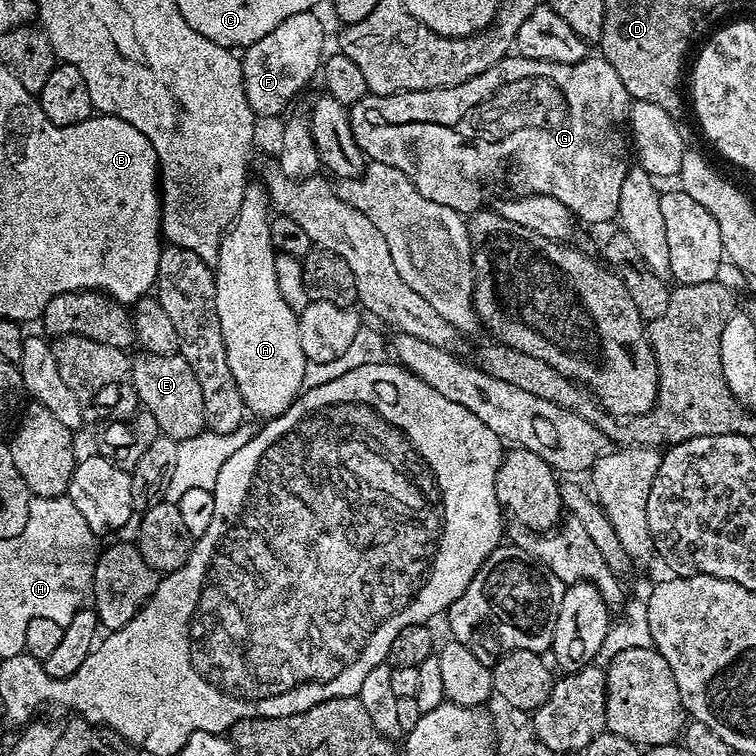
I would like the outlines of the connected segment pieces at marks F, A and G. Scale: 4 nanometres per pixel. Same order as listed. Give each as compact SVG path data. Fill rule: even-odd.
M315 11L294 14L290 18L286 18L286 22L274 26L274 30L270 30L270 34L266 34L266 38L258 38L258 42L243 49L240 65L244 75L244 89L252 111L256 113L257 117L278 115L315 76L317 79L326 51L324 52L324 24L316 15Z
M249 183L244 189L240 213L225 232L220 243L220 254L216 259L216 309L218 322L222 322L222 338L226 342L226 362L230 362L230 374L238 382L238 390L244 399L244 407L249 413L263 418L280 416L296 401L306 374L308 359L298 339L299 315L286 306L282 294L278 291L276 277L277 251L270 242L270 201L265 185Z
M509 54L500 60L490 70L470 78L470 82L462 82L458 86L449 88L435 88L434 90L422 90L421 92L399 92L393 96L364 96L358 102L354 102L348 108L348 124L352 128L354 138L358 146L363 150L369 161L386 166L394 166L414 182L418 194L422 198L430 198L430 202L438 202L438 206L450 206L450 210L461 214L479 212L485 207L484 192L480 189L480 183L487 176L495 172L508 172L508 180L517 184L517 189L528 194L549 196L558 198L568 207L577 221L585 220L588 224L604 224L607 220L615 221L618 216L618 194L622 194L622 178L626 178L630 167L630 140L626 135L628 123L628 109L630 97L626 86L622 86L622 78L614 74L614 66L604 60L603 55L589 54L582 62L573 64L559 64L558 62L542 62L531 60L519 54Z

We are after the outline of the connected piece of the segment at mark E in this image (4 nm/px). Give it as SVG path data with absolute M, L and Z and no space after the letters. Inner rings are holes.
M143 350L137 353L132 356L136 399L143 411L154 414L154 422L158 422L161 433L179 442L205 431L202 386L198 386L198 378L194 378L194 370L190 370L186 358L179 354L163 356Z

